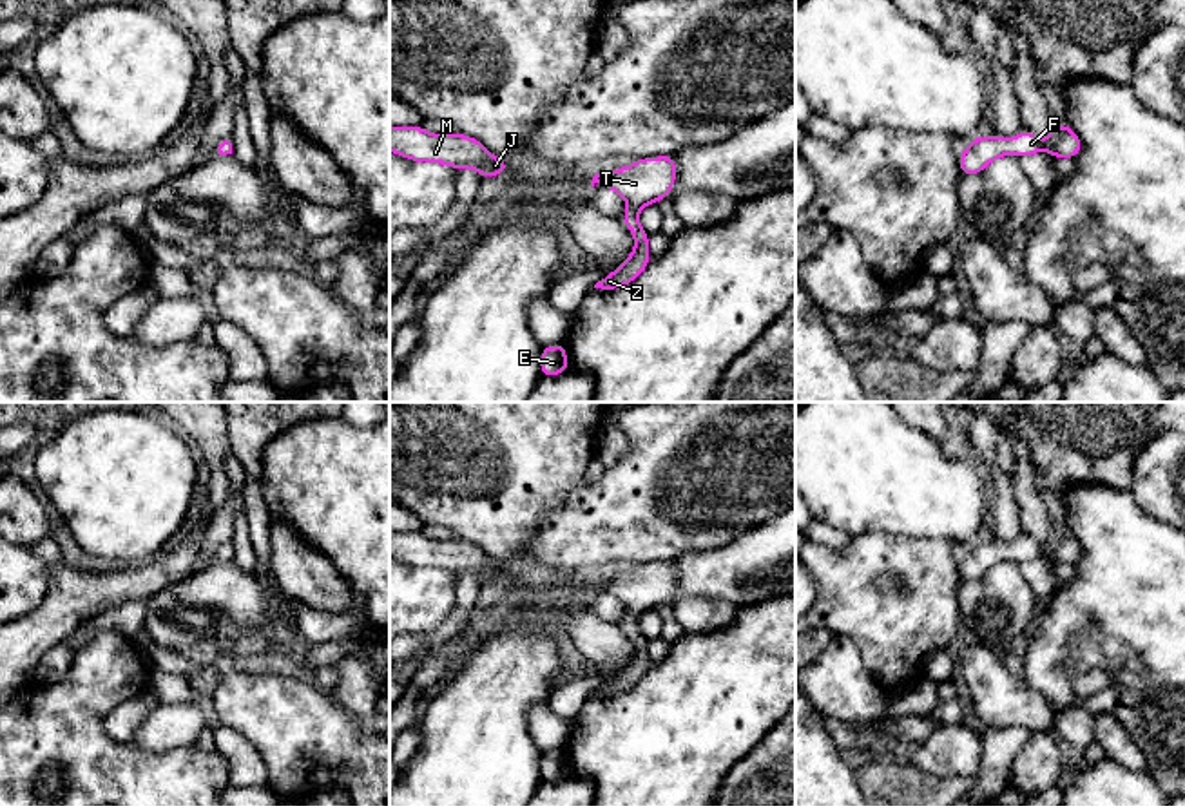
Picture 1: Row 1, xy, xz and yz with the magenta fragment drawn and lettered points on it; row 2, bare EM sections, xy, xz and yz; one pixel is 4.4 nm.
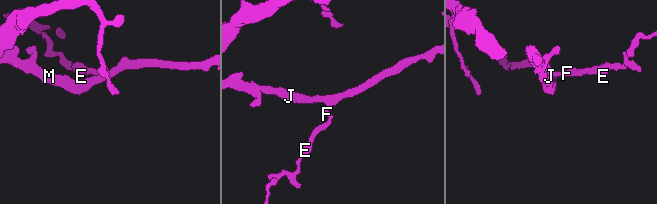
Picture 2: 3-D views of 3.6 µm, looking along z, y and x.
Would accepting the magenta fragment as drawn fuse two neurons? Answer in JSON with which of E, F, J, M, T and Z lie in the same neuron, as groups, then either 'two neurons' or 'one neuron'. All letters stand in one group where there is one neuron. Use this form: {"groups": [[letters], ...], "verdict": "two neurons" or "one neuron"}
{"groups": [["E", "F", "J", "M", "T", "Z"]], "verdict": "one neuron"}

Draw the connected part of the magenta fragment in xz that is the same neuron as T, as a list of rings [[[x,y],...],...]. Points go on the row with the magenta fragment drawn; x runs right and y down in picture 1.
[[[674,156],[645,158],[636,159],[632,165],[621,167],[611,174],[594,174],[591,188],[600,183],[602,187],[614,188],[629,205],[629,210],[621,216],[634,235],[634,250],[625,263],[621,263],[611,275],[603,277],[594,284],[594,288],[614,290],[632,283],[649,264],[649,234],[641,228],[638,221],[638,212],[650,203],[661,201],[674,187],[676,181],[676,159]]]

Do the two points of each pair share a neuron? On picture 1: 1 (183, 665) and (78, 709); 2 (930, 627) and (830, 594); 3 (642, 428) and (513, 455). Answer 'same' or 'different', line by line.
1: different
2: same
3: different

